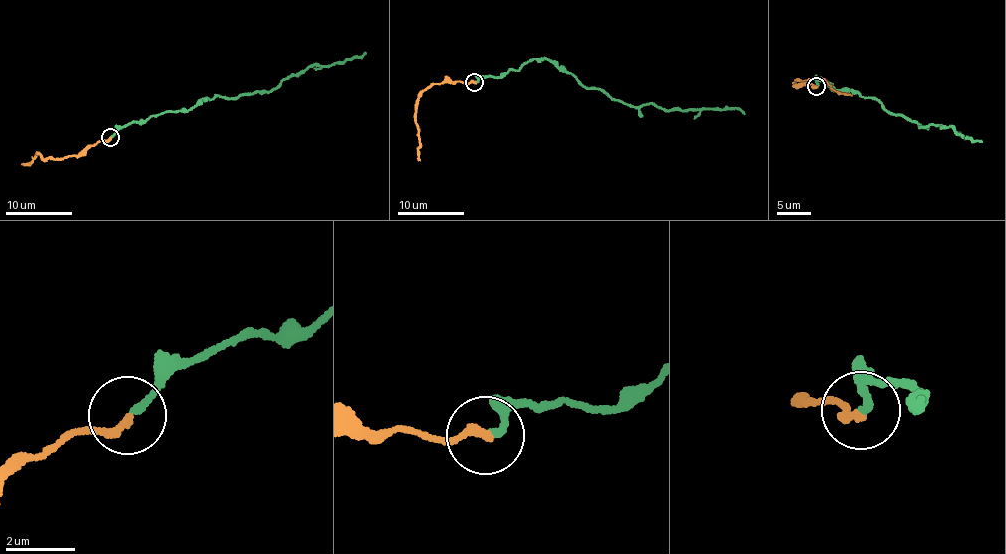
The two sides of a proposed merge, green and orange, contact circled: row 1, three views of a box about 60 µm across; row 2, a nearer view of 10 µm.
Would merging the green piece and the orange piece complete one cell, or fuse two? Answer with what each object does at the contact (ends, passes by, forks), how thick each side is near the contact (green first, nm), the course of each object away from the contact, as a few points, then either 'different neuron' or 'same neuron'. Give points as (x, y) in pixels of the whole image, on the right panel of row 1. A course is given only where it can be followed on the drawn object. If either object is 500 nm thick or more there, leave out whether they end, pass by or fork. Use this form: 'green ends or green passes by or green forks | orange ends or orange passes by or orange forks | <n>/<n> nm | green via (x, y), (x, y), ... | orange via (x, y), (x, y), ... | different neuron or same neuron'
green ends | orange ends | 200/260 nm | green via (817, 86), (823, 80), (833, 91), (873, 98), (888, 112), (923, 128), (951, 126), (959, 135), (982, 141) | orange via (817, 86), (803, 82), (797, 86), (794, 81), (822, 77), (836, 91), (851, 94) | different neuron

